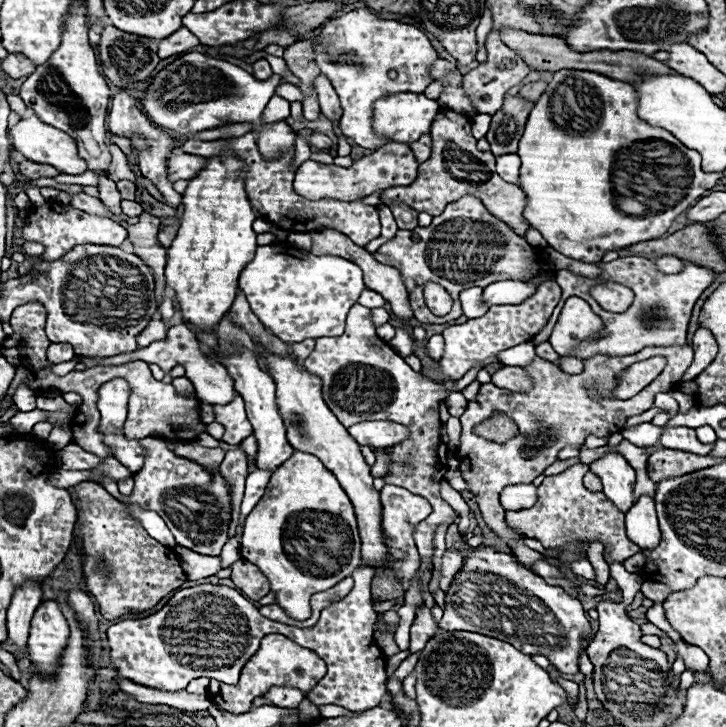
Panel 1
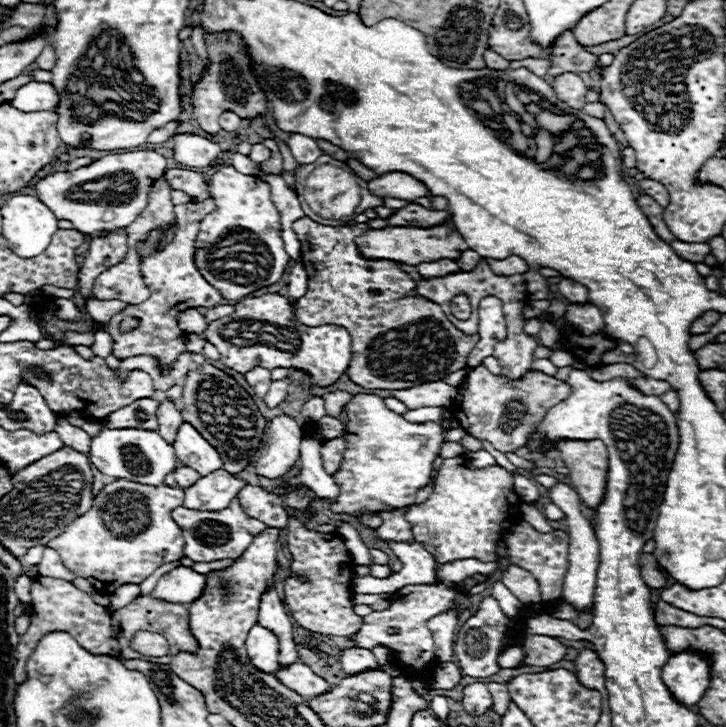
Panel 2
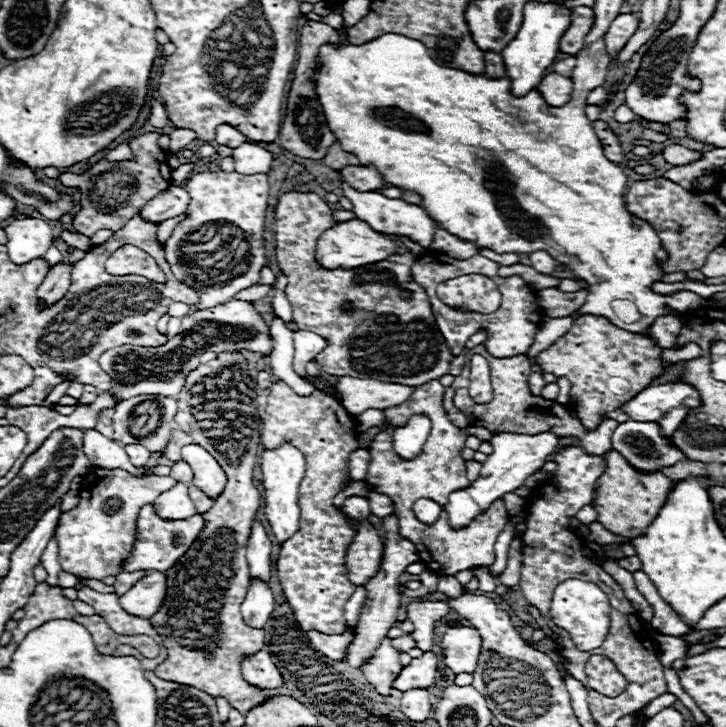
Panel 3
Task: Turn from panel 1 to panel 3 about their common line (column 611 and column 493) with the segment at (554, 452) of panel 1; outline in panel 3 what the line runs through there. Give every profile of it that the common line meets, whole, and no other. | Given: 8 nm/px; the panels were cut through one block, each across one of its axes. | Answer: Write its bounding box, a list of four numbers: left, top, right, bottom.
[454,344,618,456]

